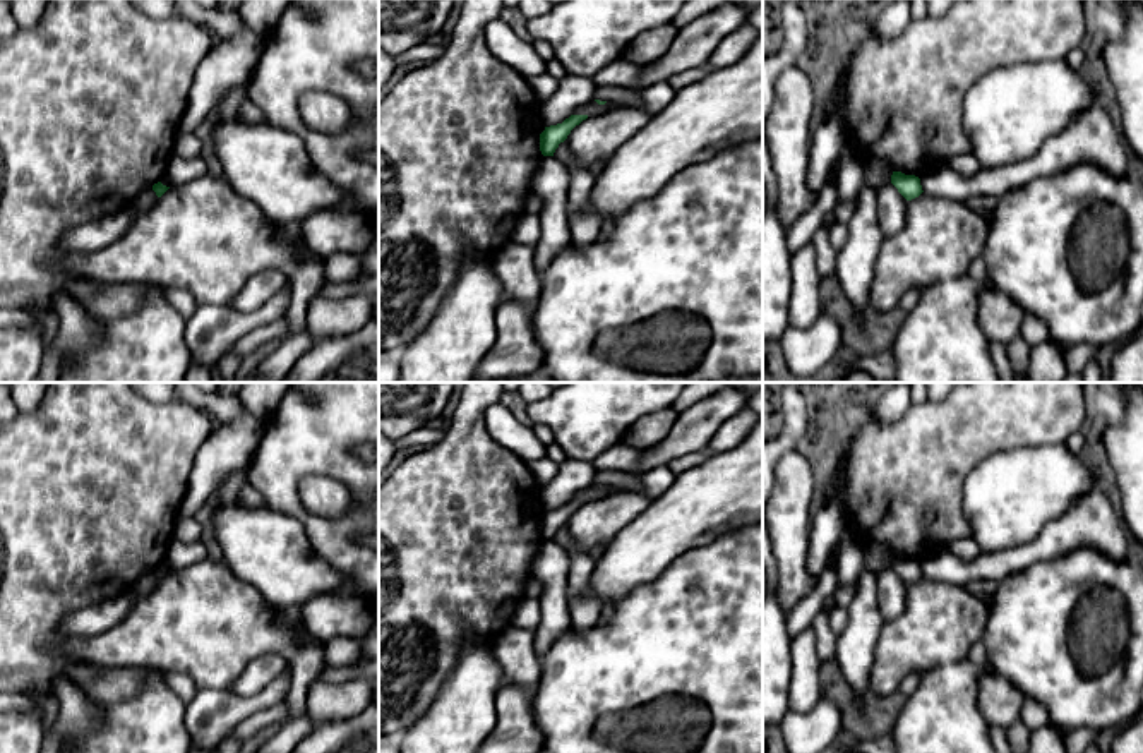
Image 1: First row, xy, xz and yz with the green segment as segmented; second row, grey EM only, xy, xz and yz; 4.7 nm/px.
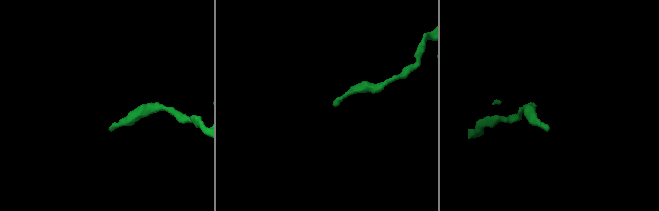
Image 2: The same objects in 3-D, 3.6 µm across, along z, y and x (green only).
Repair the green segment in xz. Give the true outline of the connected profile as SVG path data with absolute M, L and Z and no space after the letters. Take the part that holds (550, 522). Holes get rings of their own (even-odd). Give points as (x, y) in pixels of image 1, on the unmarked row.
M571 499L562 508L545 511L545 515L540 518L542 539L554 540L559 528L564 527L567 520L571 518L571 515L586 503L588 499Z

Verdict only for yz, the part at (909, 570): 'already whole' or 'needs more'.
already whole

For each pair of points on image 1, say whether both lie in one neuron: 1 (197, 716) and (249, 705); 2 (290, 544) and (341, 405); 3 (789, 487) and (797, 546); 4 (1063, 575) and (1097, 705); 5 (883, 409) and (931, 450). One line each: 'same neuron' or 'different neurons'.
1: same neuron
2: different neurons
3: same neuron
4: same neuron
5: different neurons

